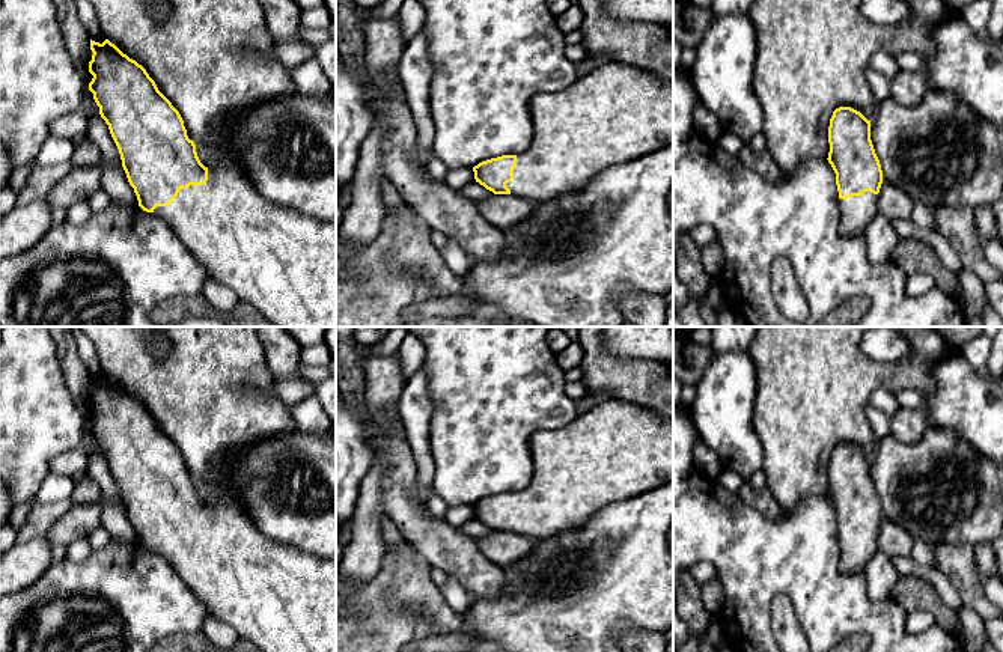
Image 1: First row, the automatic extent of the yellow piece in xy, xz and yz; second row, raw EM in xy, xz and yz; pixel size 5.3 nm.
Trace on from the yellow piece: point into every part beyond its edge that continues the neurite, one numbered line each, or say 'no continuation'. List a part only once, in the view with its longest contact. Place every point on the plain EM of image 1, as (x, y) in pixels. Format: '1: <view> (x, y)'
1: xy (211, 395)

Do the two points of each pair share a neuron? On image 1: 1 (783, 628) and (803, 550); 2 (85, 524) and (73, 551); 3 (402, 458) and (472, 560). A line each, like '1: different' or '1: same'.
1: different
2: different
3: same

